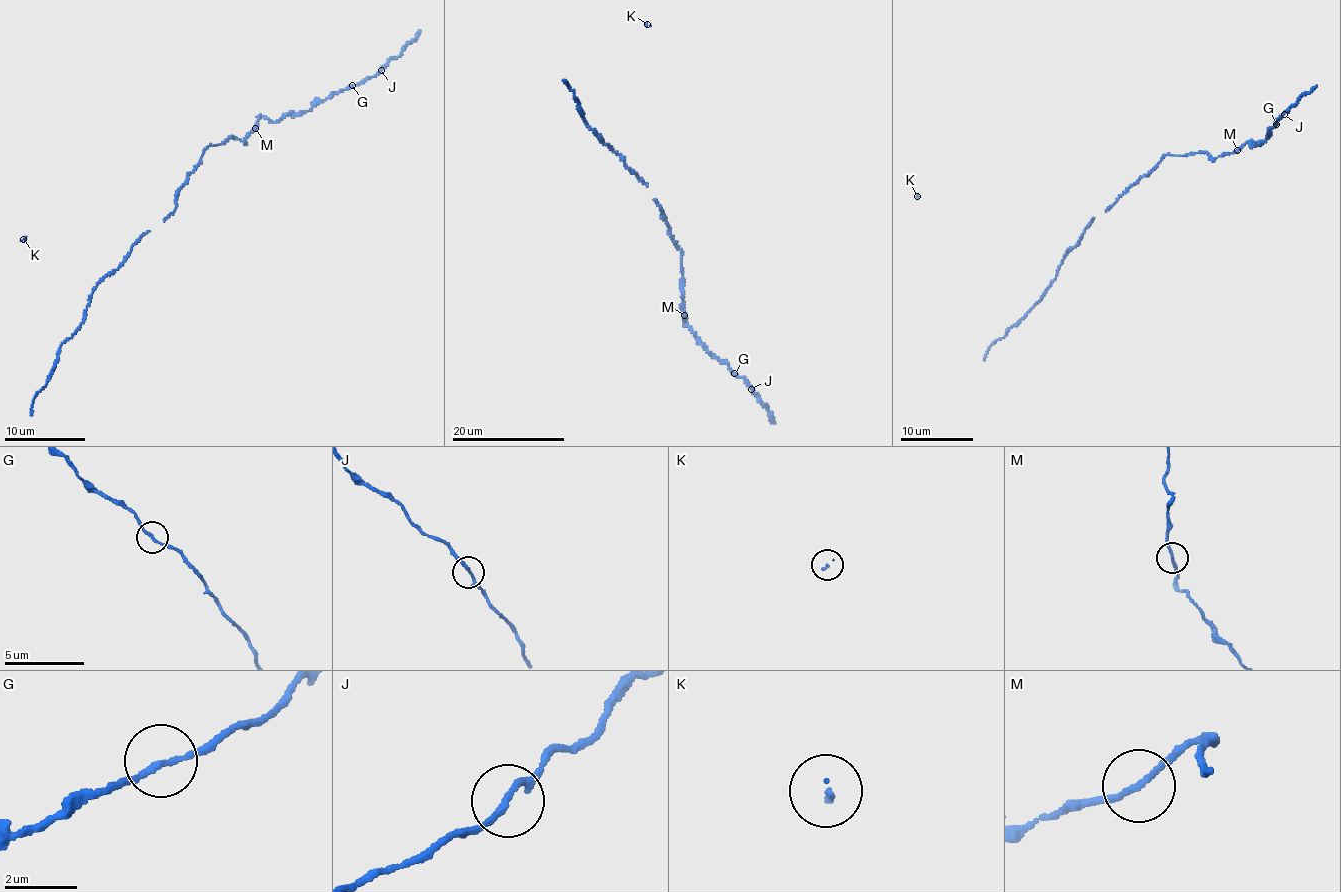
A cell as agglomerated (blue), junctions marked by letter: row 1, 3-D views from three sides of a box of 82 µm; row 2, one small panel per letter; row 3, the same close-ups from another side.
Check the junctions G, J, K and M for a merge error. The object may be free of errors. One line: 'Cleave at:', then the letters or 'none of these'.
Cleave at: none of these

